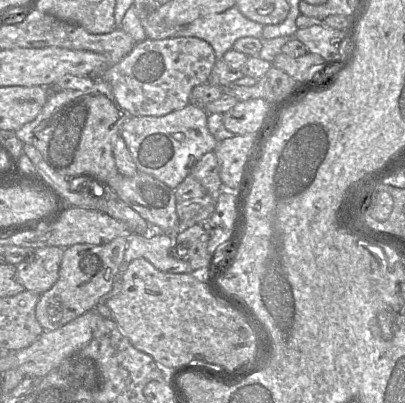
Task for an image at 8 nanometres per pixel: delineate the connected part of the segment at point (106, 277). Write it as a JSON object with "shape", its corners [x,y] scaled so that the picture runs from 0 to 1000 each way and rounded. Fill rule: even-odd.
{"shape":[[[291,586],[262,605],[185,605],[158,618],[138,702],[99,730],[86,784],[109,821],[133,821],[220,769],[232,767],[247,739],[274,722],[284,685],[314,655],[306,628],[316,588]]]}

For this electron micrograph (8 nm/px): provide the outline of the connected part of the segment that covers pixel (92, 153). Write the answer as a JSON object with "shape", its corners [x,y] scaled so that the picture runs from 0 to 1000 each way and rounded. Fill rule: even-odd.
{"shape":[[[235,196],[232,208],[207,223],[156,223],[123,228],[116,253],[84,298],[37,325],[37,335],[57,357],[81,360],[101,382],[114,404],[143,432],[160,442],[183,442],[200,434],[232,434],[254,454],[294,427],[281,387],[279,357],[309,300],[323,290],[284,246],[269,206],[252,196]]]}

